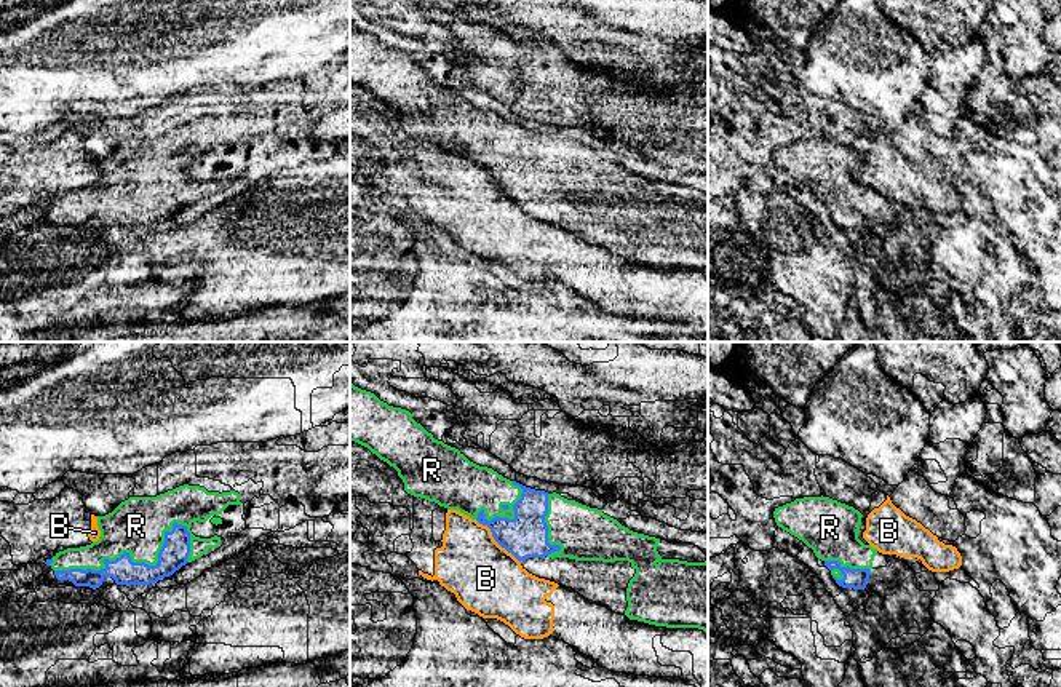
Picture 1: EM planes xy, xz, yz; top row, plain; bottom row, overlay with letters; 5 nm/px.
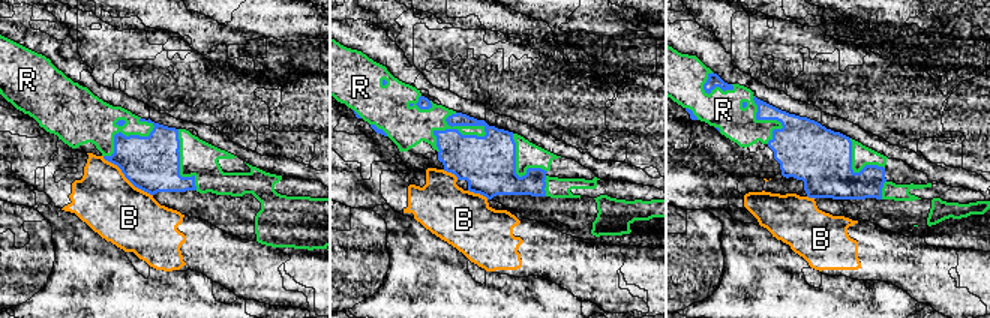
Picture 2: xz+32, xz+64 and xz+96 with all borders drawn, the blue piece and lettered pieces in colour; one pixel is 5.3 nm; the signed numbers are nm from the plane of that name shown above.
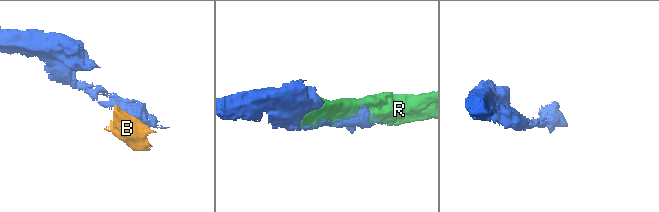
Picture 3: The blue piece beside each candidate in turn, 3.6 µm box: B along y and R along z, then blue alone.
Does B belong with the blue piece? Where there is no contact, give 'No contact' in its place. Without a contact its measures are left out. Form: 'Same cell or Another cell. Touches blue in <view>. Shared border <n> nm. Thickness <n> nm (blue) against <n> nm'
Another cell. Touches blue in xz. Shared border 320 nm. Thickness 220 nm (blue) against 360 nm

